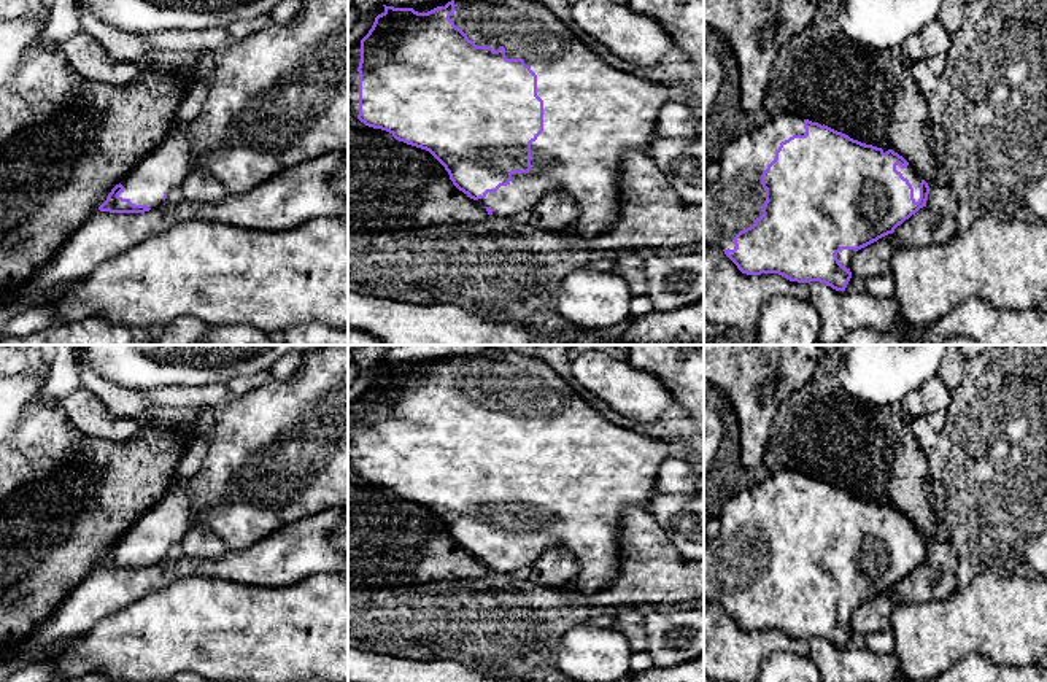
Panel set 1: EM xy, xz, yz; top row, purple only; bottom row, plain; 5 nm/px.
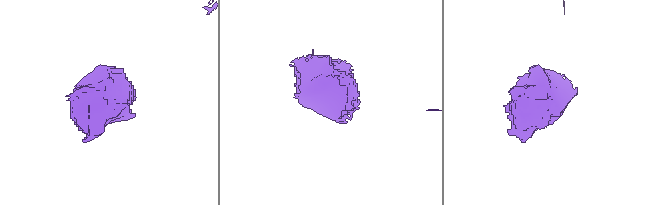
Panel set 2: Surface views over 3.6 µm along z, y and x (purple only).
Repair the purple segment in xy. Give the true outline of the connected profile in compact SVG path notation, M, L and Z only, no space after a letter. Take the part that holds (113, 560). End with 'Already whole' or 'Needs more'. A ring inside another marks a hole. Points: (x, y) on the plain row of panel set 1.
M326 345L319 351L311 351L302 356L302 362L296 374L288 380L272 378L262 386L246 393L243 397L230 401L226 409L216 417L213 431L208 437L207 455L202 467L195 475L186 480L175 480L167 494L146 513L143 513L130 529L116 541L106 556L99 563L100 568L110 569L145 569L165 561L167 548L181 544L194 523L210 528L229 550L245 550L273 531L316 515L329 509L343 509L348 506L348 345Z. Needs more

